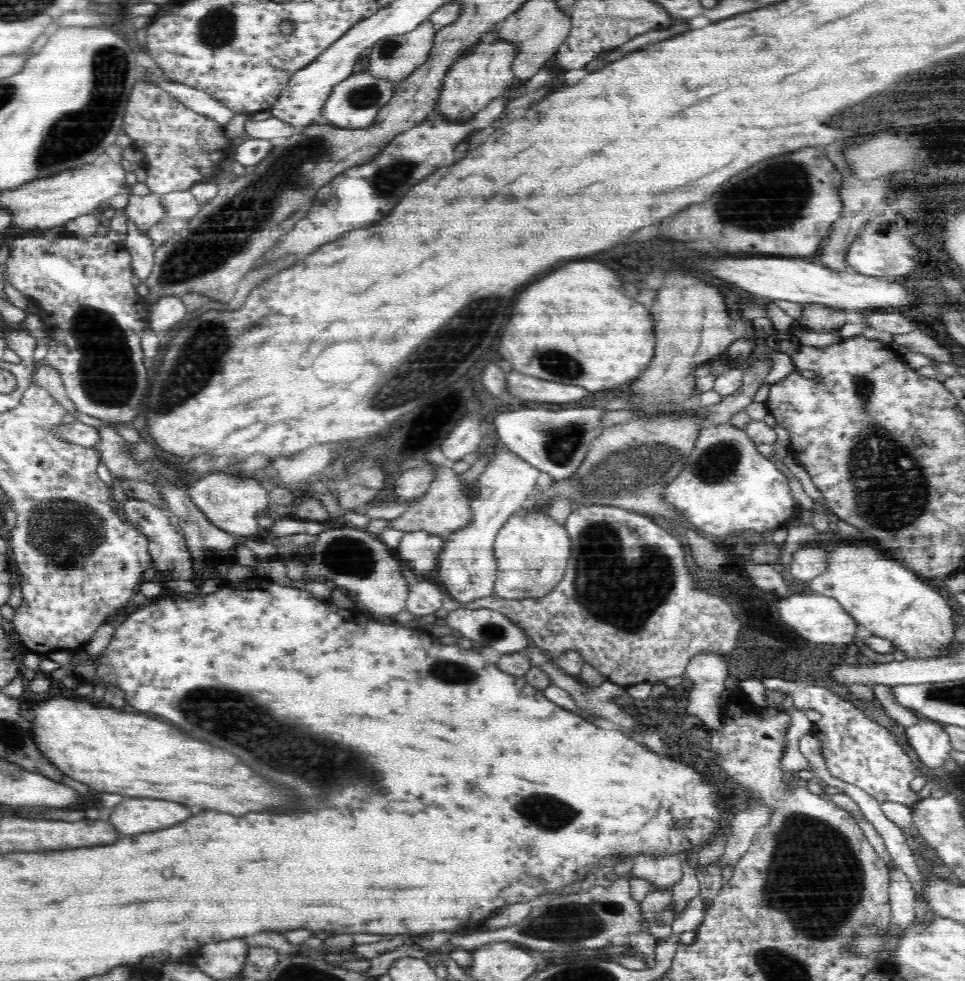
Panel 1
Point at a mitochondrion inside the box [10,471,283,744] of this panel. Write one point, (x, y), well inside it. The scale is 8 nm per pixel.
(63, 530)

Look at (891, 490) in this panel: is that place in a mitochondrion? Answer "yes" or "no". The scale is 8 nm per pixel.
yes

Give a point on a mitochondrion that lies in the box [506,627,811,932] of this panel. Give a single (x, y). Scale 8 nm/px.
(544, 810)

